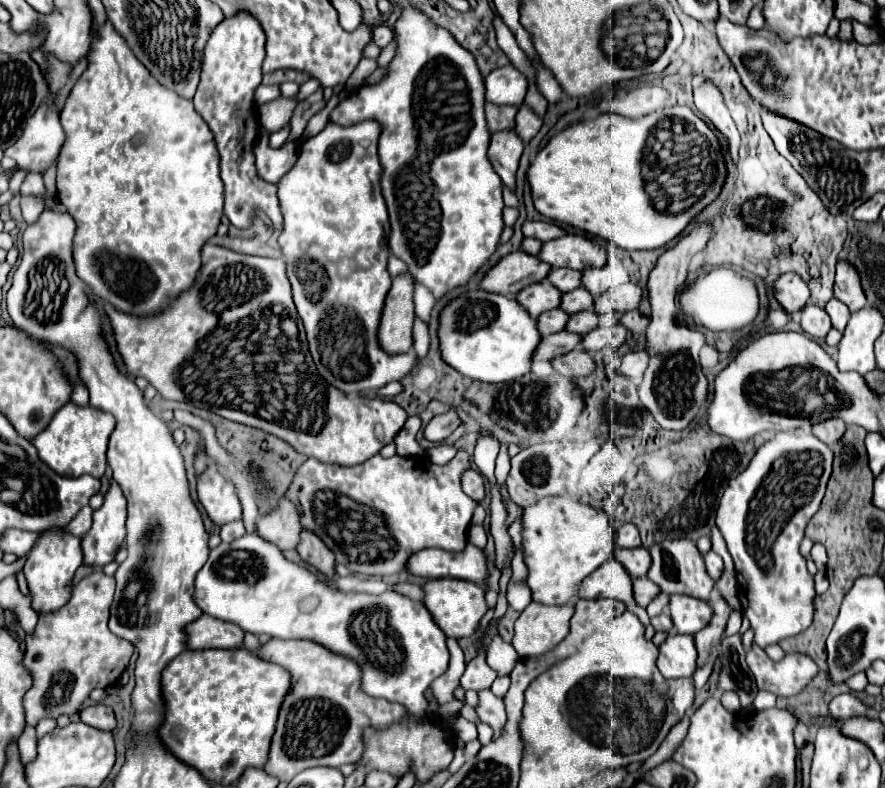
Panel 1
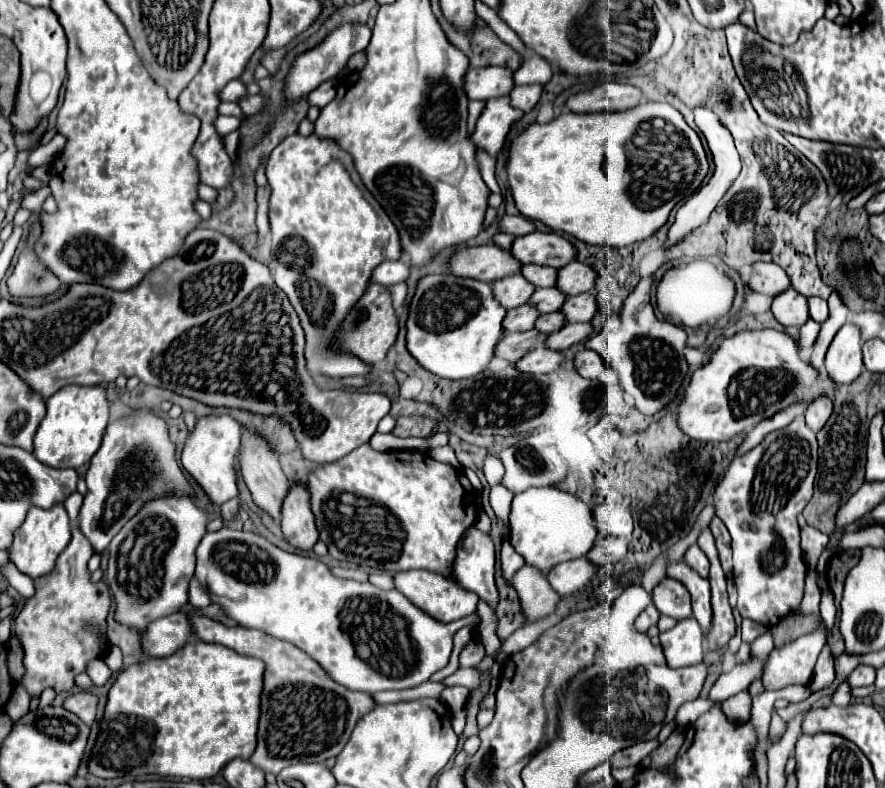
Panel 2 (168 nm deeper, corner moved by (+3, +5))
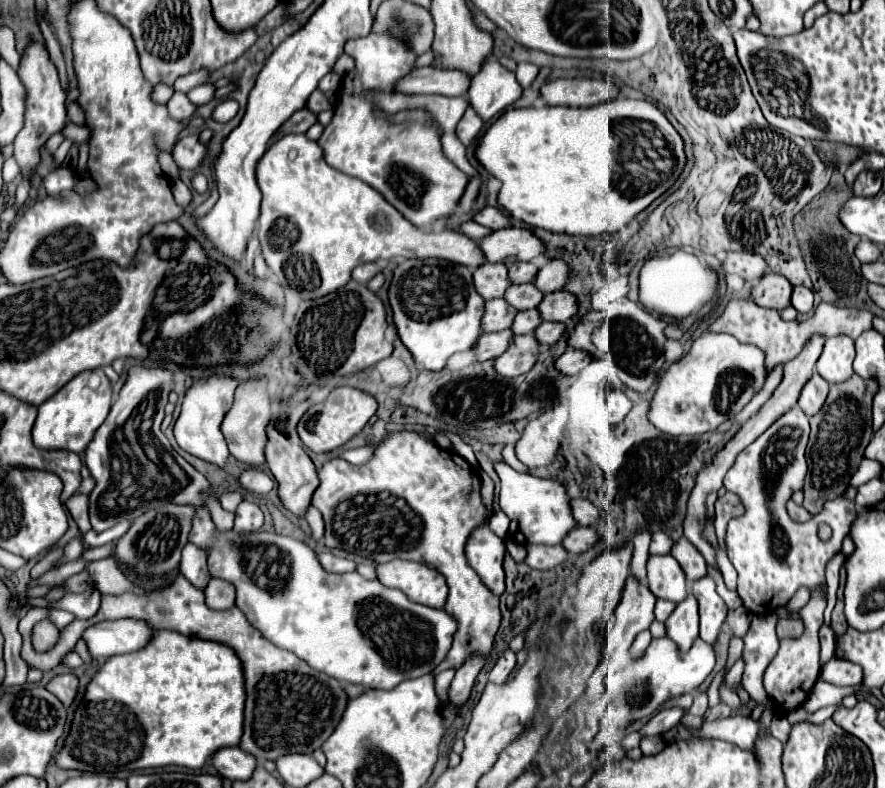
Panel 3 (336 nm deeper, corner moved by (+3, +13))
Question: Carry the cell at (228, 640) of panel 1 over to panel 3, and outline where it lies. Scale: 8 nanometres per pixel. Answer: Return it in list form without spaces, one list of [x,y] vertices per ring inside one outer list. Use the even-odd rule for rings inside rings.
[[[138,619],[102,621],[82,633],[82,641],[94,661],[142,649],[152,639],[154,629]]]

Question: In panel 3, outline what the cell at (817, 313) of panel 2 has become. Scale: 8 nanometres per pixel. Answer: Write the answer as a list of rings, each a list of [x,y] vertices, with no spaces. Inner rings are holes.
[[[794,287],[794,289],[792,289],[790,305],[792,305],[798,313],[810,313],[812,307],[814,307],[814,293],[812,293],[812,289]]]

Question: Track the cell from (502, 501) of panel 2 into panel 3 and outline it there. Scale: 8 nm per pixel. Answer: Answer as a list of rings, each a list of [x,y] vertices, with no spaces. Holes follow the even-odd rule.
[[[496,511],[494,513],[494,517],[492,517],[492,521],[488,523],[488,527],[498,535],[498,537],[506,537],[506,533],[508,533],[508,525],[510,525],[510,519],[508,519],[508,515],[504,513],[504,511]]]

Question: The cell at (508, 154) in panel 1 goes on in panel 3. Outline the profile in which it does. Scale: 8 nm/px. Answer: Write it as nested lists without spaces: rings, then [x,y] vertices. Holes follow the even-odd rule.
[[[490,57],[482,71],[472,79],[468,89],[468,99],[474,111],[490,121],[506,107],[510,107],[522,95],[522,87],[514,73],[504,69],[494,57]]]

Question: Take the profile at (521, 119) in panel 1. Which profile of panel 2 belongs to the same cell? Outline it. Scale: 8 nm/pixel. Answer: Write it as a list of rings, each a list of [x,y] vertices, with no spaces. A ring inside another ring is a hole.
[[[522,85],[522,87],[514,87],[510,93],[510,103],[512,107],[520,109],[522,113],[530,113],[536,103],[540,101],[542,95],[542,85]]]

